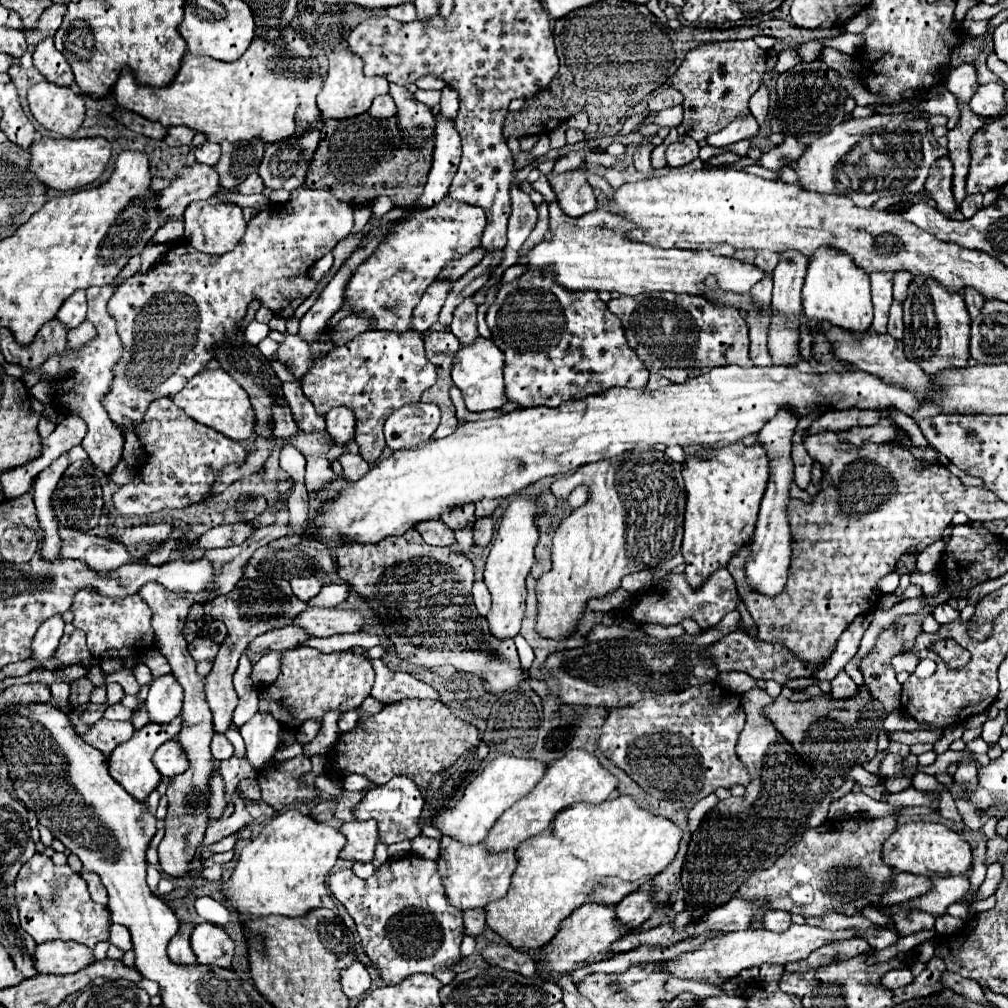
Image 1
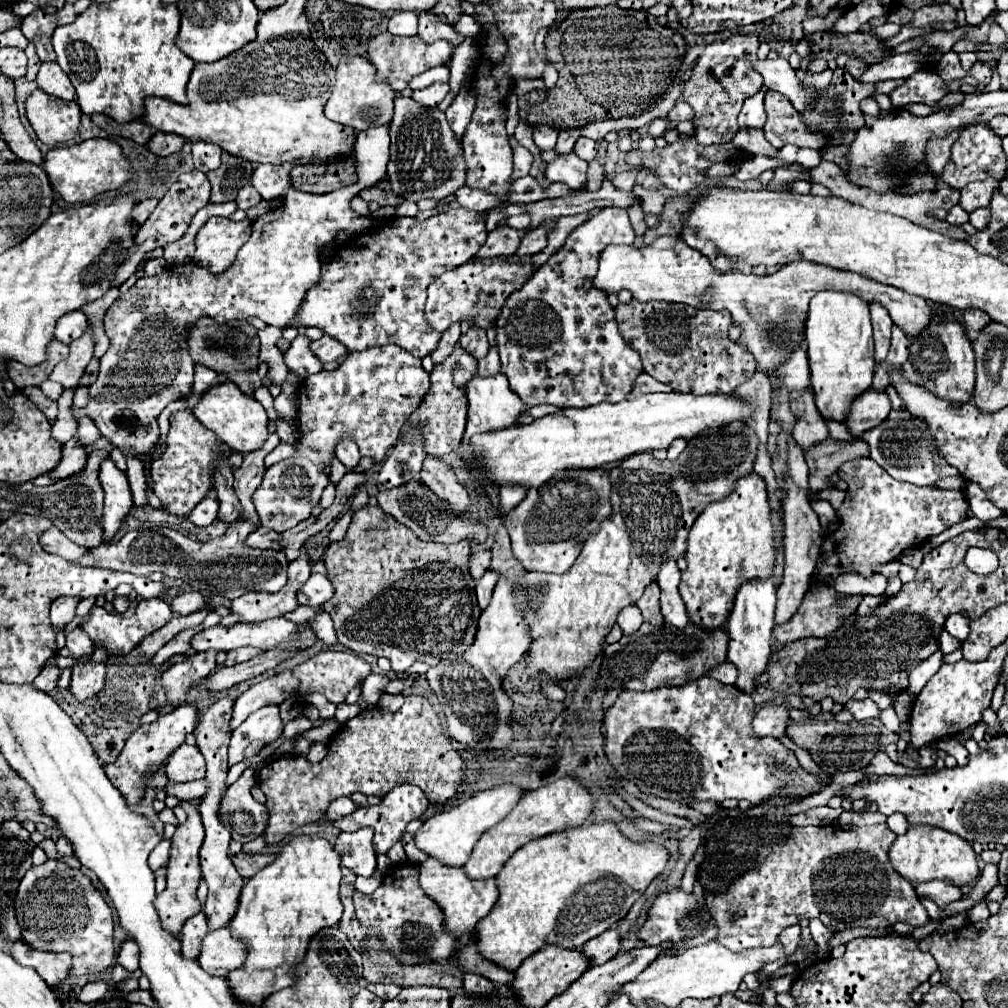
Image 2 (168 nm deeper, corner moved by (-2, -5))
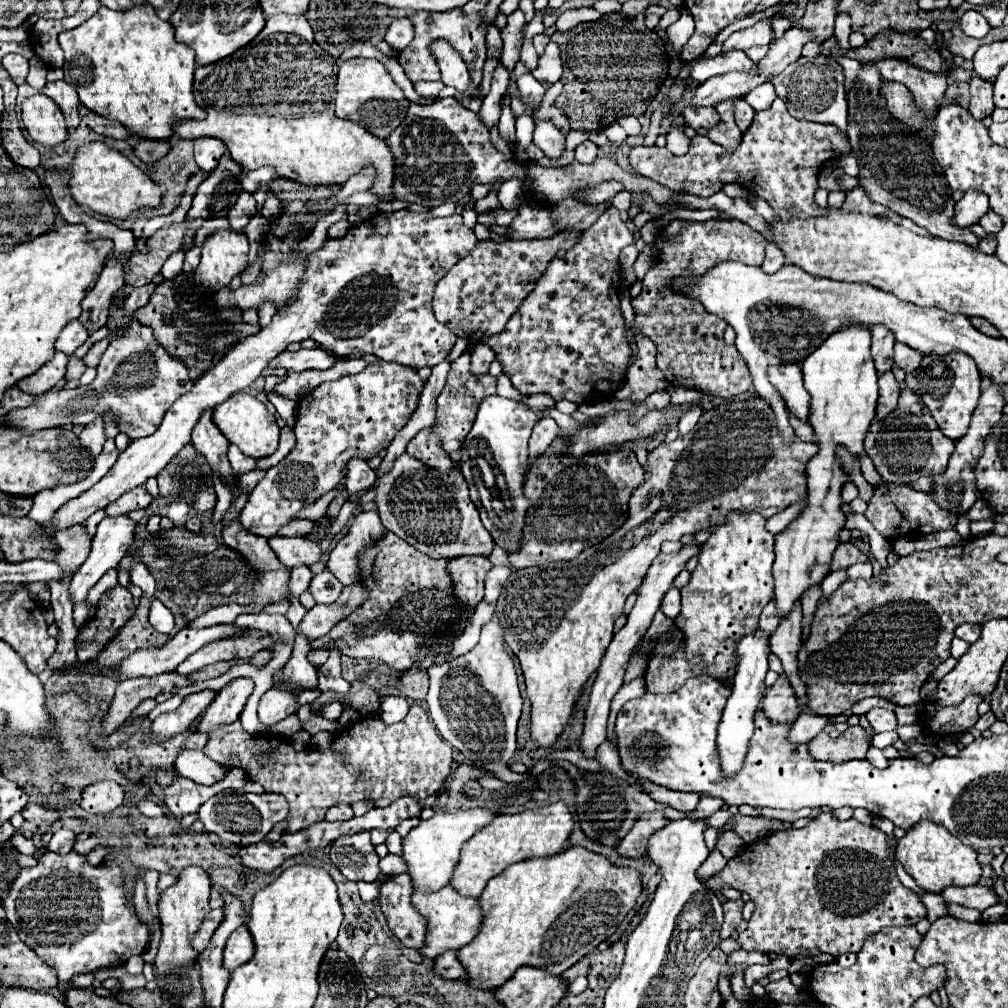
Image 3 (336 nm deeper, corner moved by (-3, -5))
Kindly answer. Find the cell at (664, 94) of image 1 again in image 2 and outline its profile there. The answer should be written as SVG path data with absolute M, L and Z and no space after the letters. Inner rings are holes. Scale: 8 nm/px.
M677 101L675 103L675 107L669 111L669 115L667 115L667 119L669 121L691 121L695 117L695 111L691 109L691 105L687 105L685 101Z

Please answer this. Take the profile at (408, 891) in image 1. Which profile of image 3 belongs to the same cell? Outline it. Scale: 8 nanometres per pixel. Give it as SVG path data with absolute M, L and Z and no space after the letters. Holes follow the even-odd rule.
M408 873L404 875L390 875L384 883L382 883L382 889L380 889L380 899L378 899L378 907L382 909L386 921L388 921L388 927L390 931L410 949L422 949L424 943L426 943L426 933L428 933L428 925L426 925L426 919L424 915L420 915L416 911L416 907L412 907L412 897L414 893L414 887L412 887L412 879Z

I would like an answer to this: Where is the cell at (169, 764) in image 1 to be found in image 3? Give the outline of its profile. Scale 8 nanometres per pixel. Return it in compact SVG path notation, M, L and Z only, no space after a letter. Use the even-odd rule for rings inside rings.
M184 749L176 757L174 771L176 775L192 779L202 785L214 785L226 775L226 771L216 761L208 759L202 751L194 751L194 749Z

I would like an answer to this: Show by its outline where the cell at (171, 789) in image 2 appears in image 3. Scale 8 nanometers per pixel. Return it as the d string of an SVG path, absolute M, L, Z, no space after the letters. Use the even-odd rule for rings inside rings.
M270 689L262 695L258 705L258 719L270 727L276 725L280 719L286 719L288 715L296 713L296 693L286 689Z

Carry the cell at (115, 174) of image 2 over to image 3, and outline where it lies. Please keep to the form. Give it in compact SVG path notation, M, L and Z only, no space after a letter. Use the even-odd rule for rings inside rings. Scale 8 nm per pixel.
M92 141L82 147L78 147L70 169L70 193L78 205L88 207L90 211L114 217L114 219L126 219L132 211L138 207L156 207L160 205L162 191L160 187L142 173L124 153L118 149L108 147L102 141Z

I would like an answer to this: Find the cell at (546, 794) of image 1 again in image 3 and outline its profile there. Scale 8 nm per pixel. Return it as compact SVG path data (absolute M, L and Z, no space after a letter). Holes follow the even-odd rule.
M564 801L522 811L514 815L498 815L490 825L480 829L468 843L462 847L460 863L456 865L456 871L450 879L450 885L466 897L478 897L488 879L496 877L500 871L504 871L510 863L528 859L528 857L546 857L560 853L574 829L574 817Z

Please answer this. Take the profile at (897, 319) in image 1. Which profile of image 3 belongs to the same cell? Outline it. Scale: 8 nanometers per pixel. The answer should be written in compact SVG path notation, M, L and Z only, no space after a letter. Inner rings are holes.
M904 343L894 345L894 365L904 369L906 373L916 371L916 367L920 367L920 359L922 359L922 355L918 351L914 351L912 347L908 347Z

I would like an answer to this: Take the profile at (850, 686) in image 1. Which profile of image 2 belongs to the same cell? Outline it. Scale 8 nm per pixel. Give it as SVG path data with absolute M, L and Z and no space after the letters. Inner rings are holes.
M863 699L863 701L847 701L845 703L845 709L853 713L855 719L879 719L881 715L881 709L871 701L871 699Z

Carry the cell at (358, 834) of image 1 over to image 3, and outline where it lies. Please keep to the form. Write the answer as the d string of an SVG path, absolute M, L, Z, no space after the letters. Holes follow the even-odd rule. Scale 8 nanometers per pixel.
M368 831L336 839L330 849L330 859L350 881L374 881L380 873L378 855L370 843Z

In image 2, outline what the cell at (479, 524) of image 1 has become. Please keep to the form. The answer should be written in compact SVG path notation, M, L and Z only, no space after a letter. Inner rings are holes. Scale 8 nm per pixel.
M473 553L469 557L469 573L473 579L481 579L483 573L489 569L491 563L491 553Z

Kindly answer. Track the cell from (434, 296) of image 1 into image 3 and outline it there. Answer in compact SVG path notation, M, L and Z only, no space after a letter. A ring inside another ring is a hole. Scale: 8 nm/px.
M564 231L548 239L526 241L480 241L464 259L460 259L436 285L432 309L436 319L454 335L470 341L482 341L504 331L508 319L516 313L522 299L534 289L540 275L546 271L550 259L560 249L570 249L580 233Z

